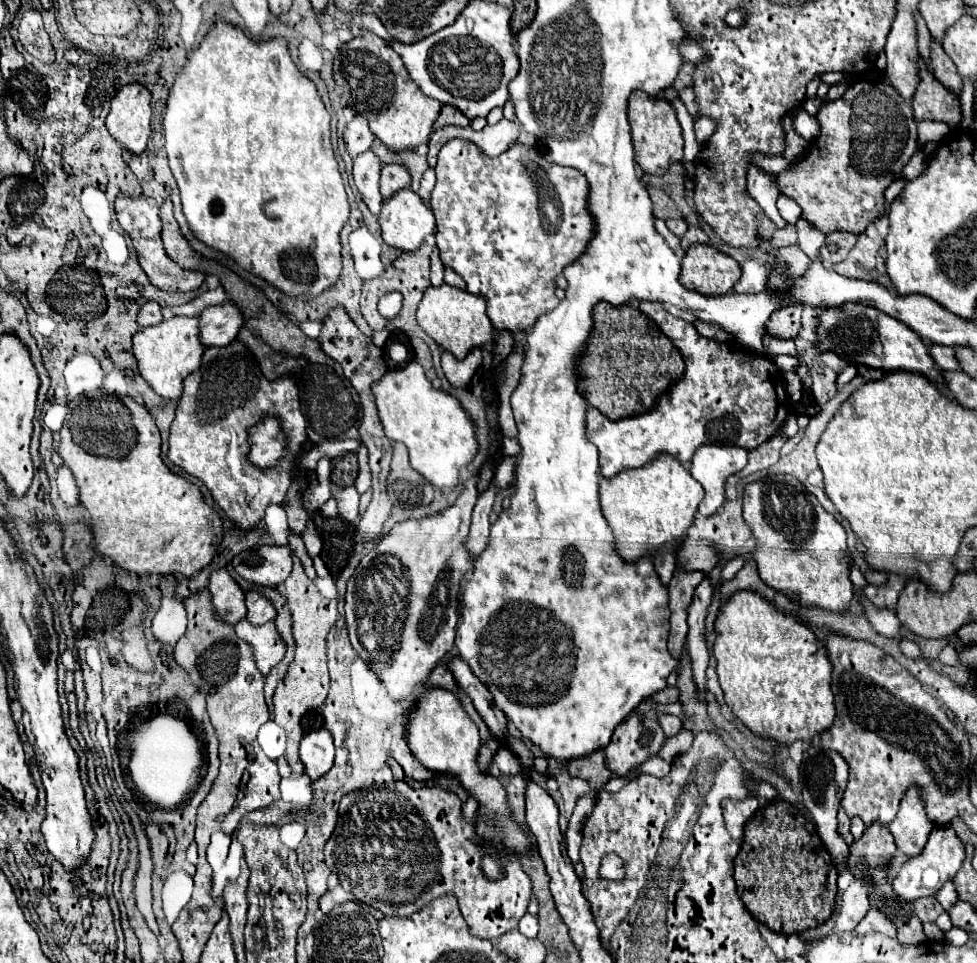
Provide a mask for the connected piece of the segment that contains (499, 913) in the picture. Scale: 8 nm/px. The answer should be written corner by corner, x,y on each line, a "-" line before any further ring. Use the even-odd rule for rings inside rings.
393,781
357,789
357,793
349,793
341,799
337,827
323,849
325,863
357,901
379,909
387,917
409,917
427,907
433,899
453,895
459,901
461,915
469,923
469,931
475,937
495,941
519,927
519,919
527,913
531,899
531,881
505,849
481,845
477,839
473,841
473,829
469,829
469,825
457,825
457,821
475,821
475,817
465,819
461,815
459,797
437,787
411,789
405,781

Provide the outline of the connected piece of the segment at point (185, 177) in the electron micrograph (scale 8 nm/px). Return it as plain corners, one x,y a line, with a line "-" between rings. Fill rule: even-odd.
219,21
215,25
215,29
199,45
199,49
187,57
183,71
177,75
177,79
171,87
167,107
163,113
163,135
165,135
165,149
167,149
167,157
169,157
169,167
177,179
183,215
185,215
187,225
189,225
191,233
195,235
195,239
199,239
207,247
227,255
245,273
261,277
271,287
275,287
277,291
281,291
283,295
291,297
291,299
297,299
303,295
307,299
313,299
313,297
321,295
323,291
331,289
341,279
339,231
343,229
343,225
349,219
349,203
347,203
343,179
339,175
339,165
337,165
337,161
333,157
333,149
331,149
329,121
331,121
331,115
327,113
321,97
317,95
315,85
291,61
285,39
255,43
255,41
247,39
241,29
235,29
233,25
229,25
225,21

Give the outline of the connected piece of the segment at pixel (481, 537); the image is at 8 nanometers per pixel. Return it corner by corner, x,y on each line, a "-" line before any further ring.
491,481
491,485
479,495
477,505
473,507
471,531
469,531
467,541
465,541
465,547
469,549
469,553
473,557
477,557
489,541
489,513
493,509
493,501
495,501
497,493
499,493
499,489
497,489
495,481

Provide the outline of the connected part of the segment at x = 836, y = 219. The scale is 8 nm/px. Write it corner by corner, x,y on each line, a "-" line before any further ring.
857,81
843,97
823,101
815,115
819,135
811,141
803,159
775,175
779,191
803,209
803,219
821,233
863,233
869,223
885,215
885,189
901,179
901,171
917,151
917,121
911,105
899,93
879,81

